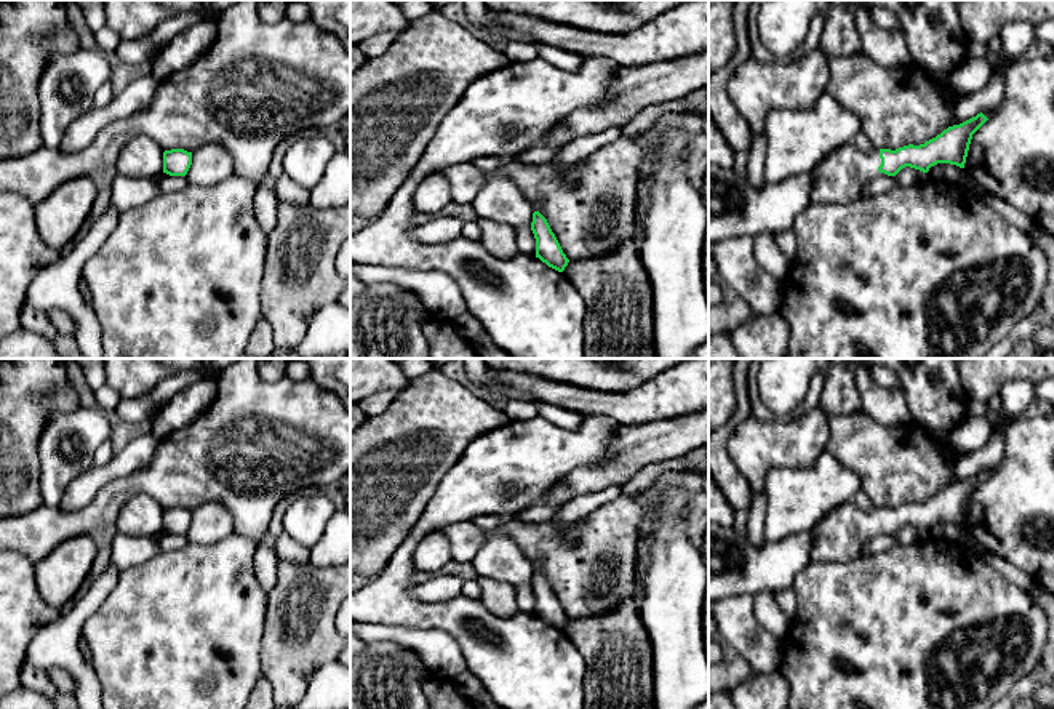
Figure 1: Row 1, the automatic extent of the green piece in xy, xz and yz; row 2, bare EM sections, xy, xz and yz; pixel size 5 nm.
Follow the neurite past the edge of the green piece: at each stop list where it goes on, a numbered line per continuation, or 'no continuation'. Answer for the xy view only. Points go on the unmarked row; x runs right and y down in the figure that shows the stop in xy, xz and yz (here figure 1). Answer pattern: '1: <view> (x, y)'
no continuation

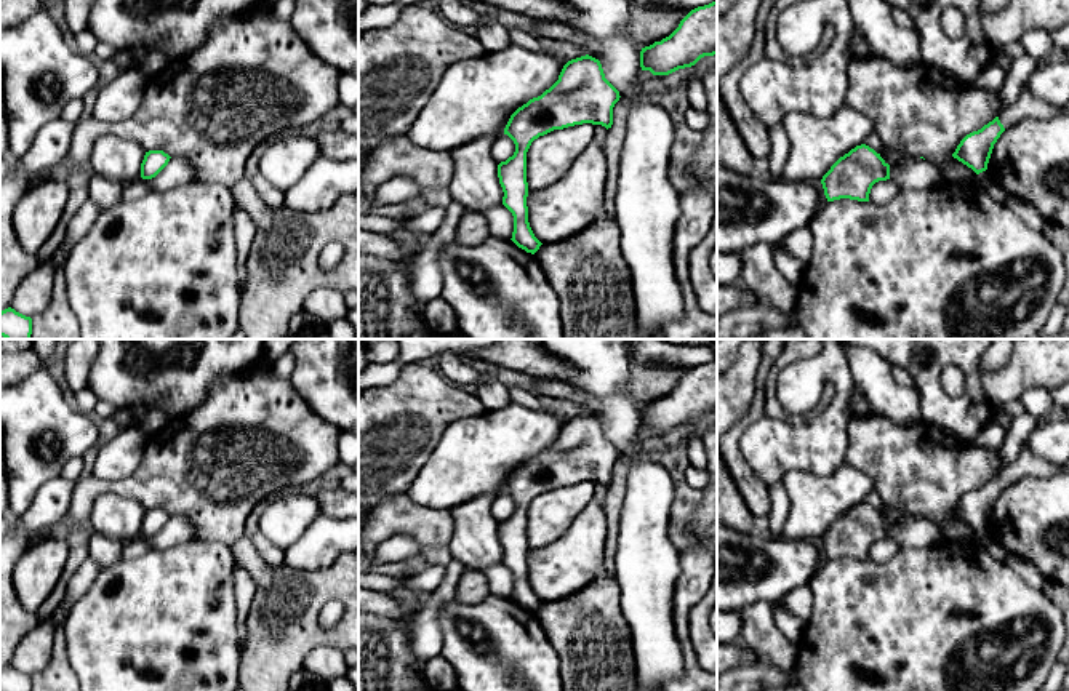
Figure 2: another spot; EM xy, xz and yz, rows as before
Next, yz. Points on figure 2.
1: yz (1026, 463)

